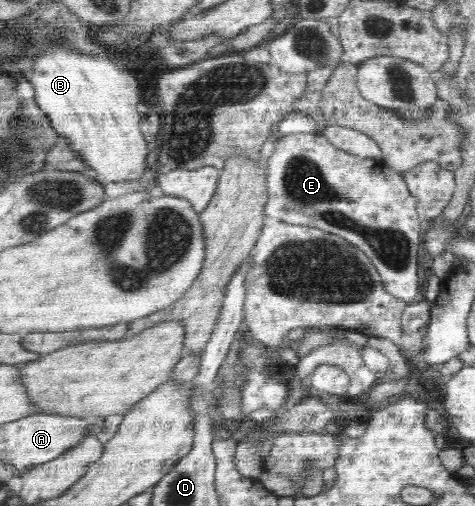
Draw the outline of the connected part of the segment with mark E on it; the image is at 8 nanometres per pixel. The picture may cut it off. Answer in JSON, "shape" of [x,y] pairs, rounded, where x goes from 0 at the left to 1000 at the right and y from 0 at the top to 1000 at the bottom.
{"shape":[[[676,263],[600,267],[579,283],[562,318],[566,389],[556,405],[562,429],[583,429],[596,441],[663,449],[731,472],[785,516],[815,577],[857,599],[888,587],[882,577],[878,504],[891,484],[893,441],[876,419],[880,397],[865,385],[851,346],[815,328],[802,312],[764,312],[709,294]]]}

